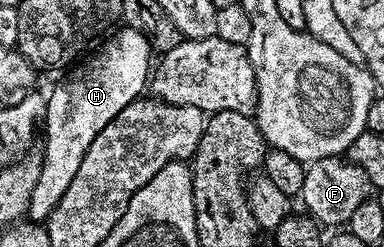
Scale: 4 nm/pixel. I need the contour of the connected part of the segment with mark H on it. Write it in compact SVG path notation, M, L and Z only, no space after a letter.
M127 26L121 29L121 32L113 31L107 37L109 40L85 64L77 63L71 69L73 72L52 93L47 93L47 111L42 117L44 161L42 174L38 174L38 186L34 186L34 194L30 194L29 221L47 221L62 194L66 194L70 182L74 182L74 174L78 174L78 166L82 166L90 142L94 142L99 132L106 130L108 123L122 109L130 106L133 100L141 99L149 87L153 50L138 30Z

